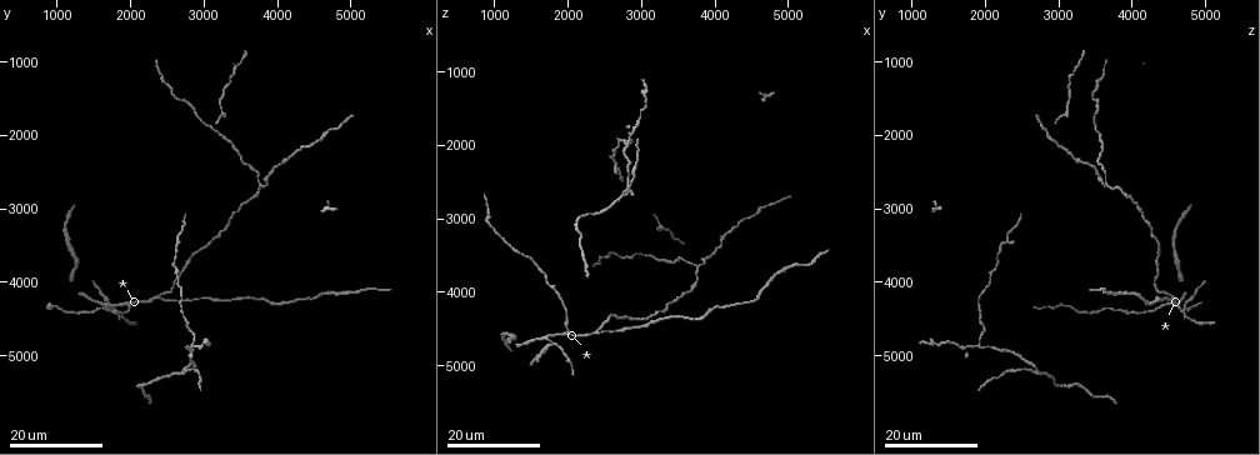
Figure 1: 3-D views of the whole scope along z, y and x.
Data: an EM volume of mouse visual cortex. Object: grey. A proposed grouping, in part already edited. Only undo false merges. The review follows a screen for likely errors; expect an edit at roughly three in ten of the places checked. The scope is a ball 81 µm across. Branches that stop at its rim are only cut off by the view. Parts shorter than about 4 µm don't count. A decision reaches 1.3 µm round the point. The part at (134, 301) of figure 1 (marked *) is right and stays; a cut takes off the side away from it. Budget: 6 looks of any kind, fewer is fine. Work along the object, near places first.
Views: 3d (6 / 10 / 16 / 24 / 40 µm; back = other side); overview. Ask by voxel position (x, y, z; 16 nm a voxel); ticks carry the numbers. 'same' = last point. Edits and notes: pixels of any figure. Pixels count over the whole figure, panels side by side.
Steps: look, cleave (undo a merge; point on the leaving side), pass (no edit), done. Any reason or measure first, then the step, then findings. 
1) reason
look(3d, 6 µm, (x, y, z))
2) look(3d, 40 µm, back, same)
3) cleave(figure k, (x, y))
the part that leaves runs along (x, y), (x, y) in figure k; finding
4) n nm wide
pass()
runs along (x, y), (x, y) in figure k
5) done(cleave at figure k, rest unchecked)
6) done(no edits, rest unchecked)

two arms in line, one across
look(3d, 24 µm, (2350, 4200, 4550))

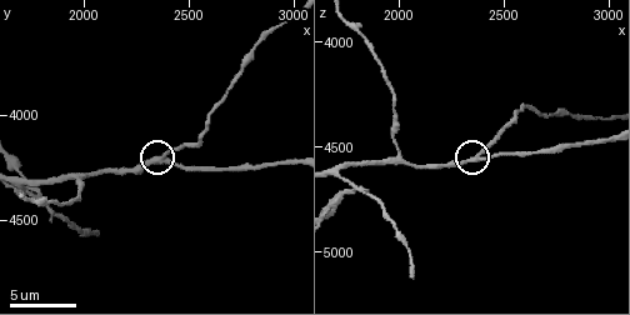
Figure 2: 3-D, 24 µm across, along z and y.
look(3d, 6 µm, (2390, 4200, 4540))

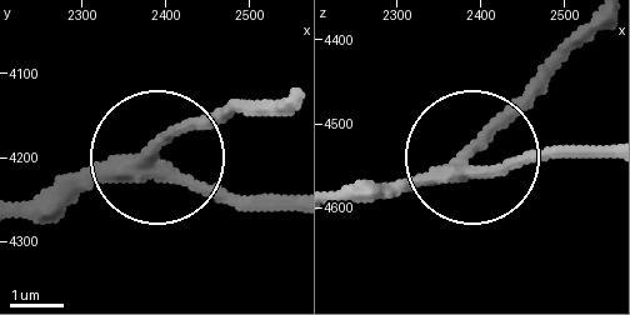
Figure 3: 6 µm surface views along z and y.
from behind
look(3d, 6 µm, back, (2390, 4190, 4535))

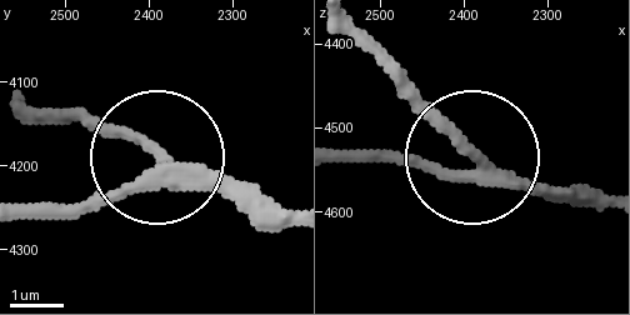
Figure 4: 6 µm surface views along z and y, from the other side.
side arm 60 µm
pass()
runs along (288, 214), (154, 169), (50, 210) in figure 4; one cell here

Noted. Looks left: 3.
two arms in line, one across
look(3d, 24 µm, (2800, 4900, 1900))

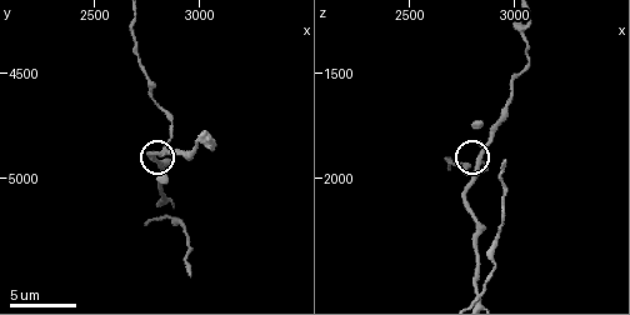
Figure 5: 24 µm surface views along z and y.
look(3d, 6 µm, (2840, 4870, 1900))

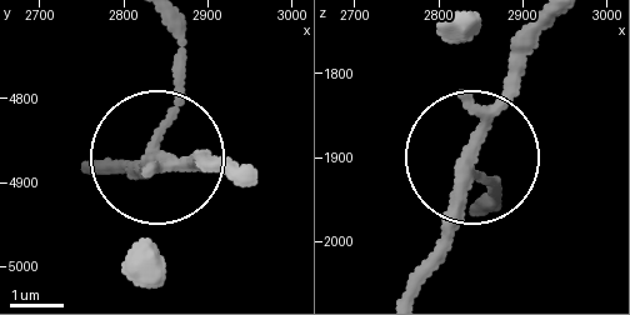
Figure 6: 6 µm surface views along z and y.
210 nm wide
pass()
runs along (406, 285), (443, 231), (478, 124), (536, 34) in figure 6; continuous, no second cell

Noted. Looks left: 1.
done(no edits, rest unchecked)

